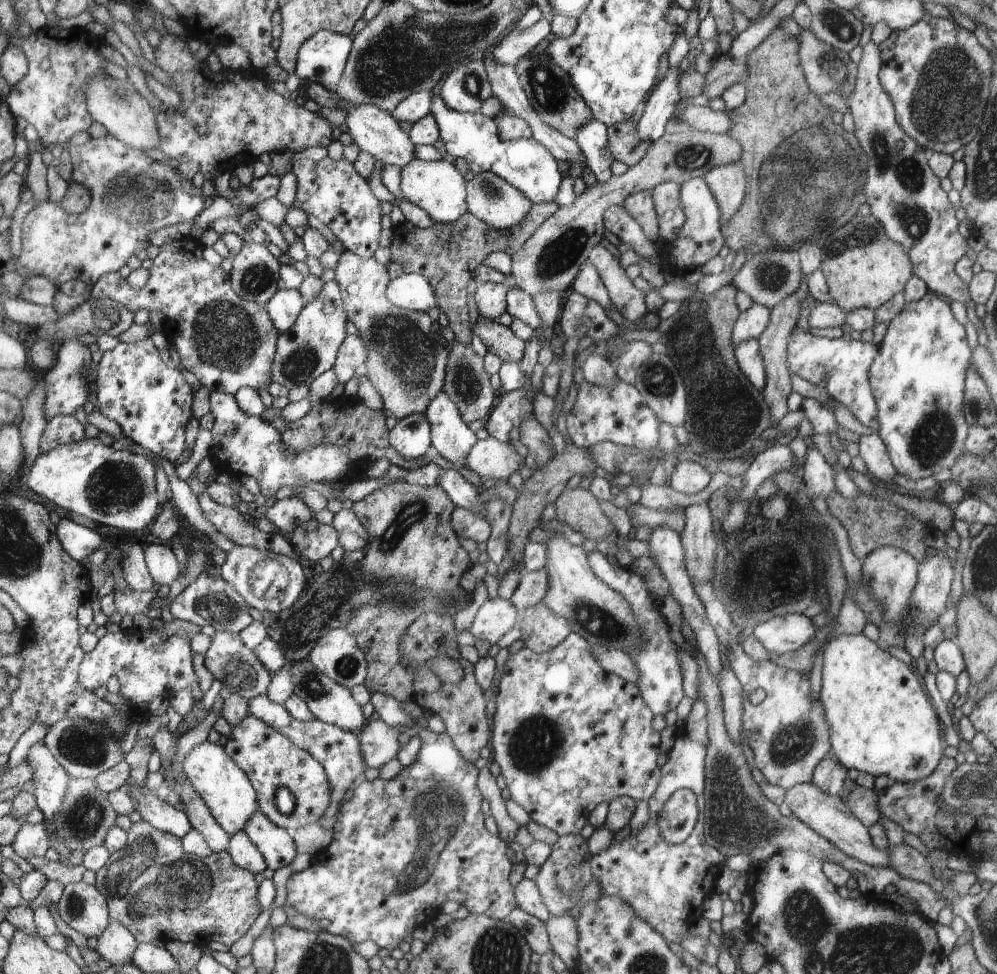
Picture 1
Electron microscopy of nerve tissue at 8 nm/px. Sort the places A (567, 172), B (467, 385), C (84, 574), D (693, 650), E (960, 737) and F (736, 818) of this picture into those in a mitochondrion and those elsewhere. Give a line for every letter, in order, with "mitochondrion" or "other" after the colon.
A: other
B: mitochondrion
C: other
D: other
E: other
F: mitochondrion

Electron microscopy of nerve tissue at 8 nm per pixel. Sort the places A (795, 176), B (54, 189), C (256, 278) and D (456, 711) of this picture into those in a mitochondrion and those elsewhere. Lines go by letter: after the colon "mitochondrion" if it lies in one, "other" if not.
A: mitochondrion
B: other
C: mitochondrion
D: other

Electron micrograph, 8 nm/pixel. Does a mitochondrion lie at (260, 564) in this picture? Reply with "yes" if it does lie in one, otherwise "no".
no

